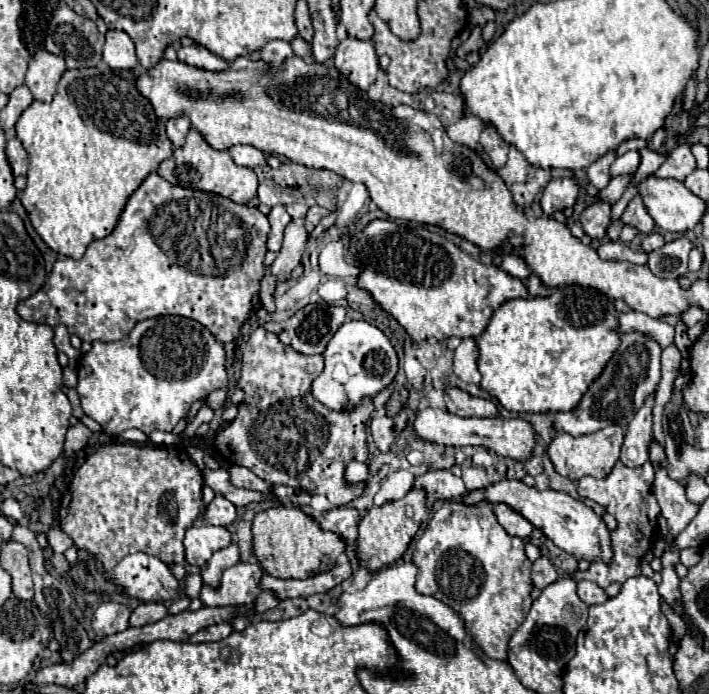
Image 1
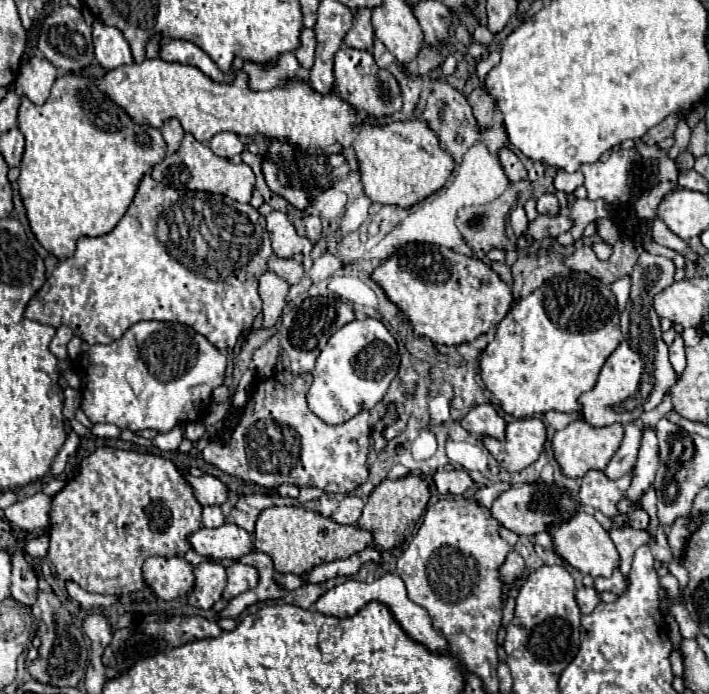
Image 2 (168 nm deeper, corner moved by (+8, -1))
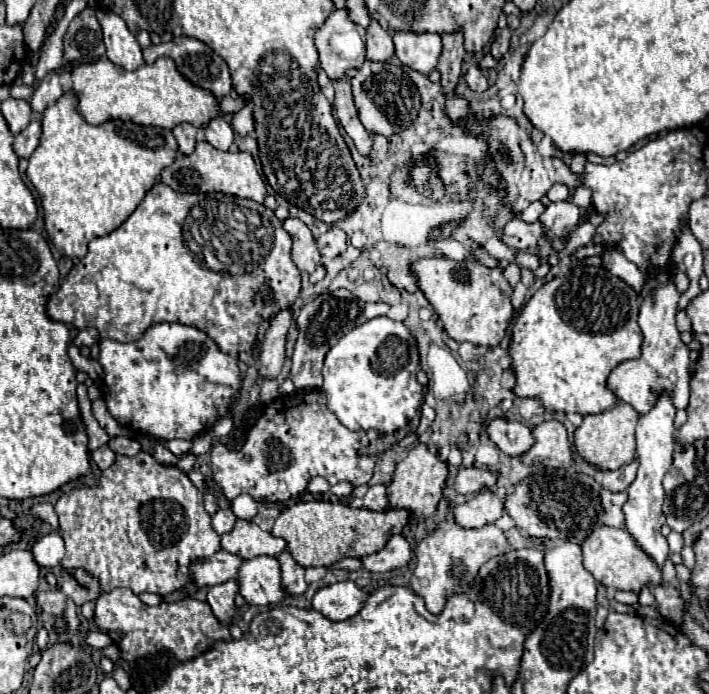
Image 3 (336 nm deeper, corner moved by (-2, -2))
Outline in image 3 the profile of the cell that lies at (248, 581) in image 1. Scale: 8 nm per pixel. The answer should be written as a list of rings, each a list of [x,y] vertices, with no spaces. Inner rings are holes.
[[[256,556],[240,568],[240,594],[248,604],[270,606],[282,602],[288,592],[282,588],[280,562],[274,556]]]

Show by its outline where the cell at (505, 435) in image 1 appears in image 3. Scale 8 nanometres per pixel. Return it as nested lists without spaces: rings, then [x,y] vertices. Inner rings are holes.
[[[542,422],[532,430],[532,434],[536,438],[536,444],[520,456],[524,464],[542,464],[548,468],[564,468],[574,464],[568,432],[562,422]]]

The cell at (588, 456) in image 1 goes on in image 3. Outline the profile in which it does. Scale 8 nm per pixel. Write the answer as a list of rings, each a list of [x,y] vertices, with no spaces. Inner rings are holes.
[[[618,402],[612,410],[606,410],[602,414],[590,414],[584,416],[582,426],[576,430],[574,444],[582,458],[592,462],[594,466],[600,466],[602,470],[618,470],[626,464],[630,464],[636,456],[634,452],[634,426],[638,422],[638,412],[626,404]]]

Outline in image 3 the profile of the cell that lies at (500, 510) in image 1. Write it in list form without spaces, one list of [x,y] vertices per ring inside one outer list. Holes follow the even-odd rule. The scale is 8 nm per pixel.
[[[544,470],[538,474],[532,474],[528,478],[524,478],[512,494],[506,496],[506,512],[510,514],[510,518],[516,522],[516,528],[526,532],[532,538],[550,538],[550,540],[568,540],[568,538],[576,538],[578,542],[582,542],[596,526],[614,526],[620,528],[624,524],[624,516],[622,516],[622,504],[626,500],[622,500],[622,492],[608,492],[604,490],[594,478],[586,476],[586,474],[578,474],[578,472],[566,472],[566,470]]]

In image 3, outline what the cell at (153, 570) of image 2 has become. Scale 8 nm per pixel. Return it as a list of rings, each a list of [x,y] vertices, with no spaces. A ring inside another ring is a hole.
[[[220,550],[214,556],[192,564],[190,576],[198,586],[216,586],[226,580],[238,580],[238,568],[242,562],[244,560],[240,556]]]

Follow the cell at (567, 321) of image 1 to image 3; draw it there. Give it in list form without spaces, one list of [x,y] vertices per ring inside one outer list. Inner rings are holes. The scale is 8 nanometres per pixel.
[[[576,266],[568,276],[548,280],[520,310],[512,330],[510,356],[516,372],[514,392],[518,396],[540,398],[548,412],[578,412],[586,416],[612,408],[618,396],[606,386],[610,372],[620,362],[640,356],[642,330],[638,326],[638,308],[638,292],[618,276],[612,276],[604,266]]]

